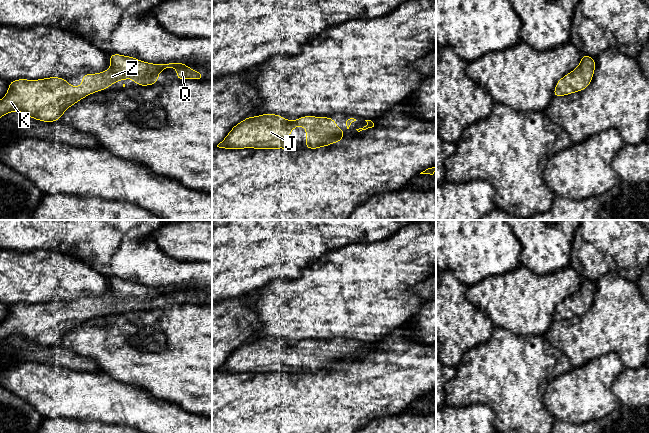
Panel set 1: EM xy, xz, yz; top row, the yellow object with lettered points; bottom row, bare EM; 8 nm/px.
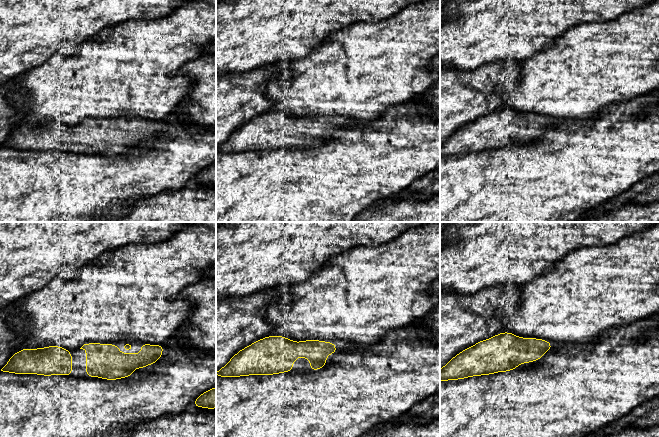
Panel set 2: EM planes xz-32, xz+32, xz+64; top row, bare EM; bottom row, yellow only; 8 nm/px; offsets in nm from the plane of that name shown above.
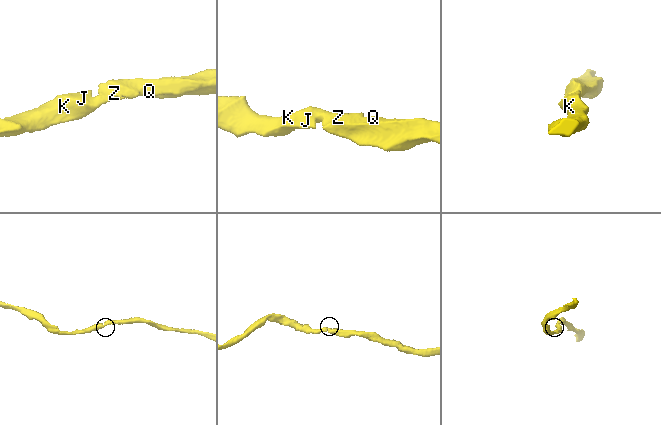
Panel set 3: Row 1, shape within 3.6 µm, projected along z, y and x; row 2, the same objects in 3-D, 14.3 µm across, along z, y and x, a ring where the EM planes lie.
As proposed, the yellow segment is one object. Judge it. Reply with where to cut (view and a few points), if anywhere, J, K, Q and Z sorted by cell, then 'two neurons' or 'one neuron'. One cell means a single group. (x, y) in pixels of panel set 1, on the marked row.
no cut; J K Q Z; one neuron

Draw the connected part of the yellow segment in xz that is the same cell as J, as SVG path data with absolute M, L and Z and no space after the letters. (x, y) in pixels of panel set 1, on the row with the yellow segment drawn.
M277 114L247 117L235 125L217 147L222 149L291 149L289 136L293 128L306 128L306 149L318 149L341 142L345 129L338 129L333 118L304 116L288 121Z

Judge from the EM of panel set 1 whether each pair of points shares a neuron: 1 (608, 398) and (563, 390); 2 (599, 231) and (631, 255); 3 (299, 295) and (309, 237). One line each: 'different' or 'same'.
1: same
2: same
3: different

